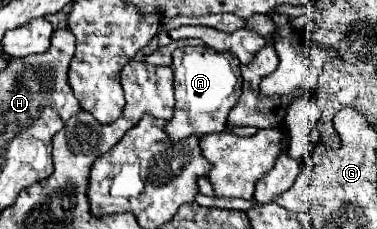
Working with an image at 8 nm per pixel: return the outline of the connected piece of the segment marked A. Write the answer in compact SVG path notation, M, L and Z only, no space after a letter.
M185 47L173 53L175 73L175 111L165 125L169 141L181 141L191 135L203 137L209 133L221 133L225 119L241 95L239 59L233 53L219 53L211 47Z

